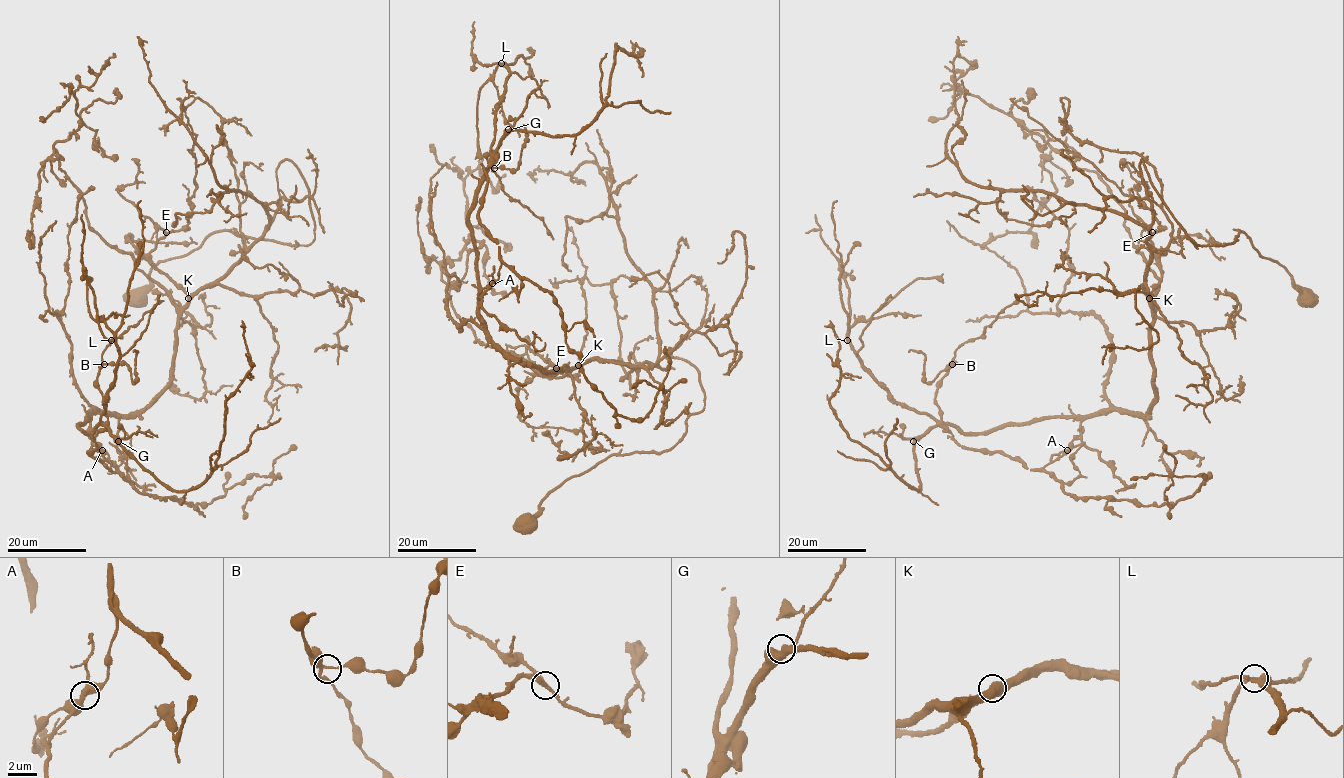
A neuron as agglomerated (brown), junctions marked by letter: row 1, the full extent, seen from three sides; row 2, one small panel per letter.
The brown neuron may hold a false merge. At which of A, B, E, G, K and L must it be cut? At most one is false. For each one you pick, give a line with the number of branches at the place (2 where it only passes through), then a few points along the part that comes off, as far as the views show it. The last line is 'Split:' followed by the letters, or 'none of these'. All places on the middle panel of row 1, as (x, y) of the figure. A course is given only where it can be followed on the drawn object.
Split: none of these

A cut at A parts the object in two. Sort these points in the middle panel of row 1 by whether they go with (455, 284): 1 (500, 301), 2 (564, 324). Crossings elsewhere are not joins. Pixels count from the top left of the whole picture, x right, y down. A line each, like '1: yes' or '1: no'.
1: no
2: no

